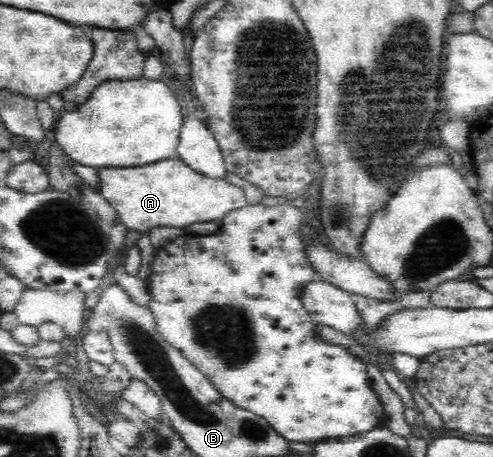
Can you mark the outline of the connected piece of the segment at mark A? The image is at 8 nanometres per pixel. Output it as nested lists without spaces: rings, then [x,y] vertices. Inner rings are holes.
[[[180,158],[138,167],[106,167],[98,170],[100,193],[112,204],[120,222],[128,229],[141,234],[137,246],[141,252],[141,267],[136,275],[146,281],[150,276],[150,263],[155,250],[150,242],[153,228],[169,226],[183,228],[194,223],[222,221],[232,211],[250,206],[244,191],[224,180],[211,178],[194,171]]]

